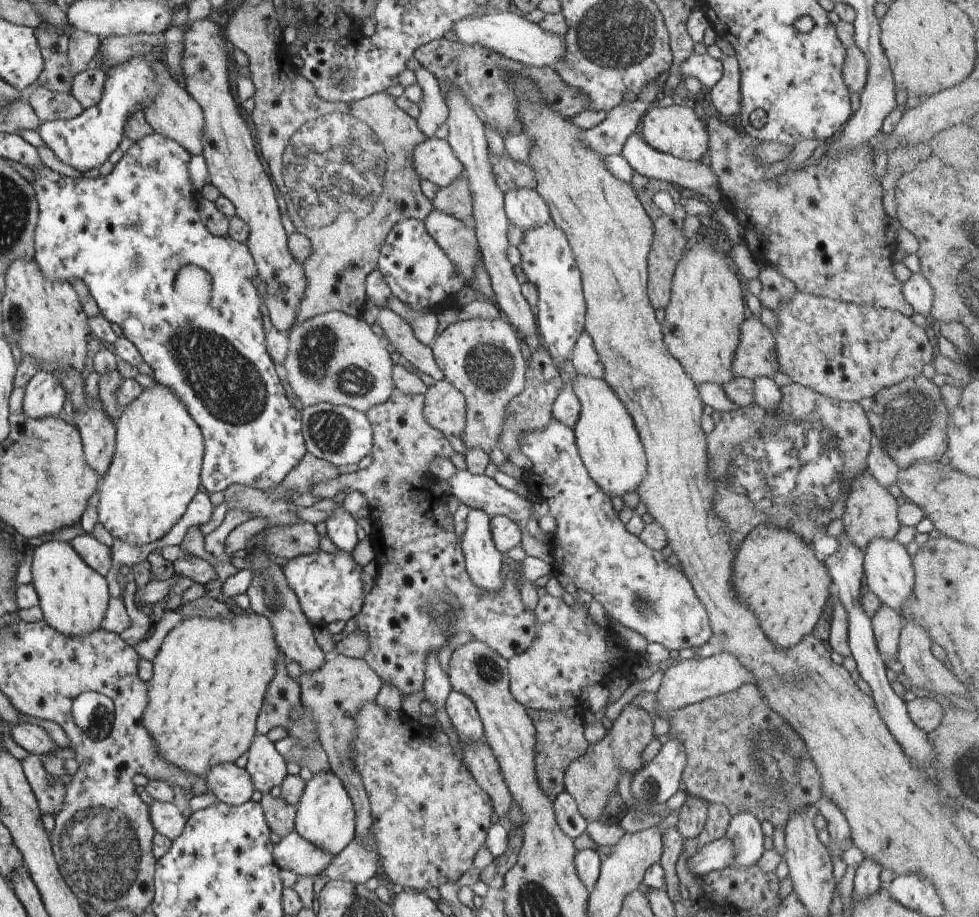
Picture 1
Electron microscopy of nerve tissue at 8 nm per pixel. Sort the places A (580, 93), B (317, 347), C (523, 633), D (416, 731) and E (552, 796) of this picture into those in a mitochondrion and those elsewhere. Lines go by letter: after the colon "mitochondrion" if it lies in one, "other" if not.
A: other
B: mitochondrion
C: other
D: other
E: other

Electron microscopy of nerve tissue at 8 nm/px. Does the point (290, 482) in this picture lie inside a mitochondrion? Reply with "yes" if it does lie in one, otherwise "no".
no

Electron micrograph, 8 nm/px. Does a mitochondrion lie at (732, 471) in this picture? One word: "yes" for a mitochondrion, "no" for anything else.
yes

